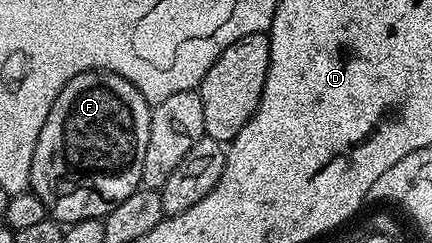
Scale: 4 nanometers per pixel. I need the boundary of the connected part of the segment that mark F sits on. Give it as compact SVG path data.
M108 70L81 72L65 84L41 128L41 136L37 136L37 148L33 148L31 161L30 193L45 204L50 217L60 224L104 219L121 200L133 196L133 192L143 186L141 164L149 144L152 109L152 103L147 102L129 80Z

